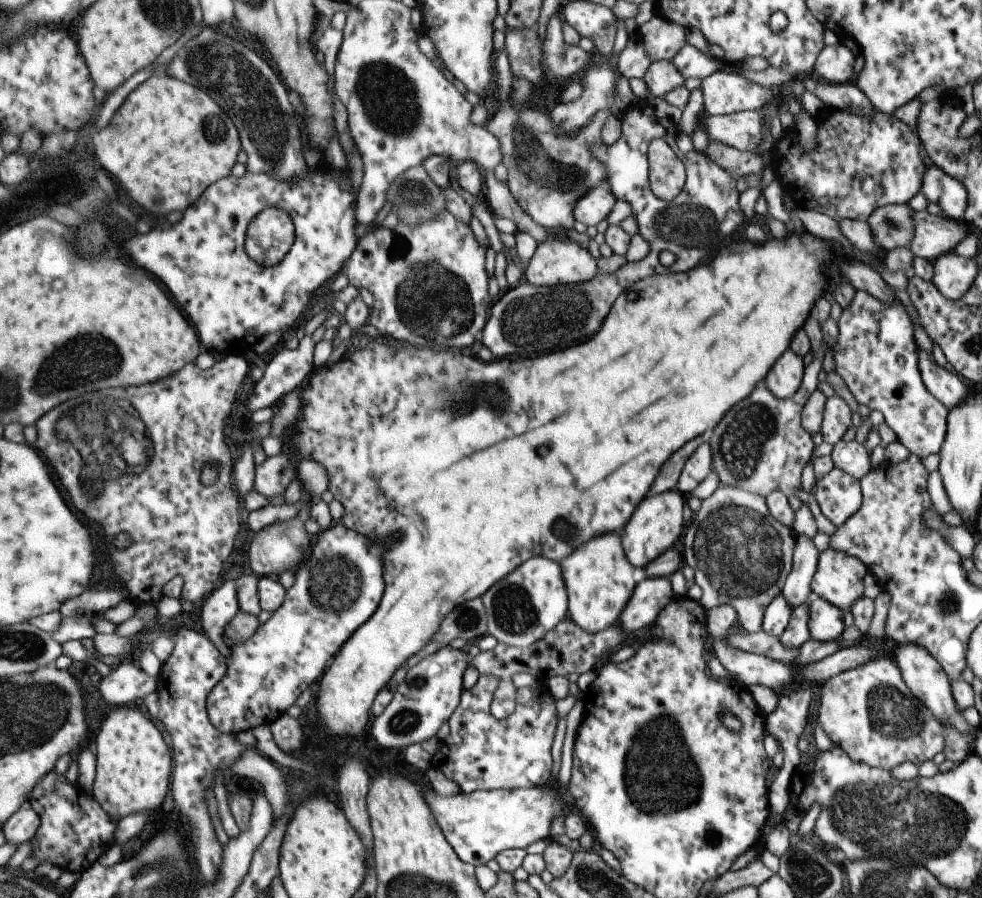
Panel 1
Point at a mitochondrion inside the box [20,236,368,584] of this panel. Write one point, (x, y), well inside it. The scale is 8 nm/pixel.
(109, 437)

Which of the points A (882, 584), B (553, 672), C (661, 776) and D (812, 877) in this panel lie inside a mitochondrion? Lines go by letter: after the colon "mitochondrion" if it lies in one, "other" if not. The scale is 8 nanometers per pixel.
A: other
B: other
C: mitochondrion
D: mitochondrion

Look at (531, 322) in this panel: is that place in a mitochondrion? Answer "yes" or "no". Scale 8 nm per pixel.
yes

